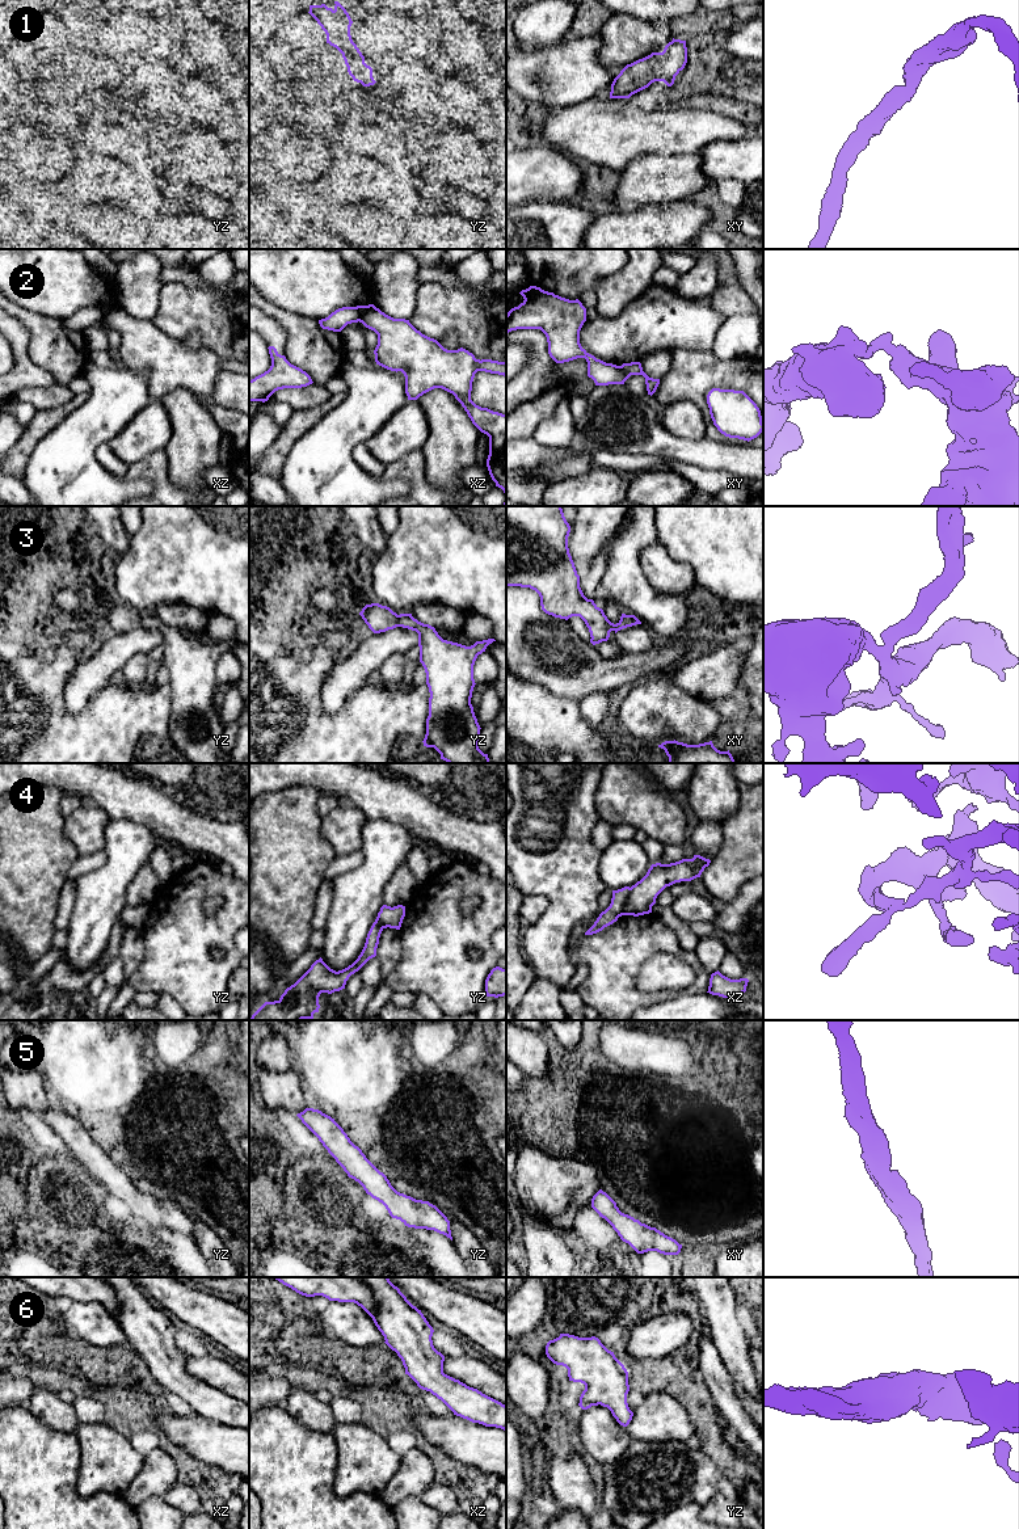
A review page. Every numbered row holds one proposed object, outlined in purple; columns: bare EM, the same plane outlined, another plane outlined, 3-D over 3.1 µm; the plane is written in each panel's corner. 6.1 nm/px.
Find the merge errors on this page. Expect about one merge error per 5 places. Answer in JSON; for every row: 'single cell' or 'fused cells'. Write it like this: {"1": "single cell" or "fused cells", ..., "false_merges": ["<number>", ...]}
{"1": "single cell", "2": "fused cells", "3": "single cell", "4": "single cell", "5": "single cell", "6": "single cell", "false_merges": ["2"]}

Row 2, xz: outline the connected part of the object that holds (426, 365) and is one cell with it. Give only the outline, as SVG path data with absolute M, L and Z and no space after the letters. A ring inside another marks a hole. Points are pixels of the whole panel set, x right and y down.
M376 307L367 311L361 317L359 323L378 334L378 345L374 350L376 365L404 374L408 400L417 400L420 396L434 388L442 388L455 396L467 412L472 424L489 437L487 467L496 486L504 490L505 502L502 506L506 506L506 414L481 408L471 400L475 374L477 371L485 371L506 376L506 362L492 359L480 361L463 348L447 350L437 340L417 330L409 320L393 319Z

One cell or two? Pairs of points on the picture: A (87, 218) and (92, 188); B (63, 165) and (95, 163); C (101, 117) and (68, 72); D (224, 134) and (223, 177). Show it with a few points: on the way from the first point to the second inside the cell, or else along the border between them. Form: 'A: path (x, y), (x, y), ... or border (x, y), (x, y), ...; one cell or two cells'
A: border (81, 201), (116, 203), (119, 207); two cells
B: border (75, 163), (70, 176); two cells
C: border (99, 104), (79, 125); two cells
D: border (215, 135), (222, 143); two cells

